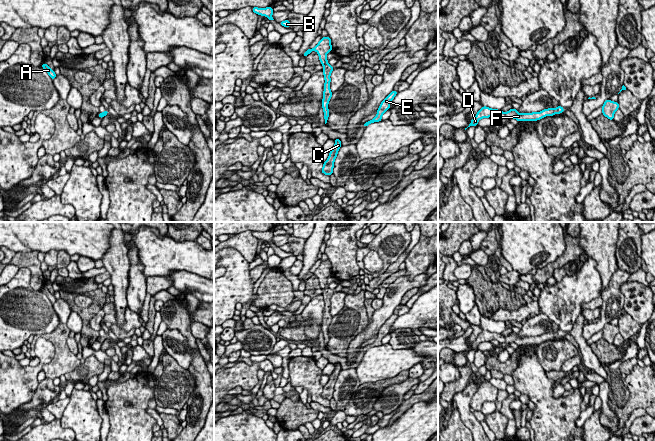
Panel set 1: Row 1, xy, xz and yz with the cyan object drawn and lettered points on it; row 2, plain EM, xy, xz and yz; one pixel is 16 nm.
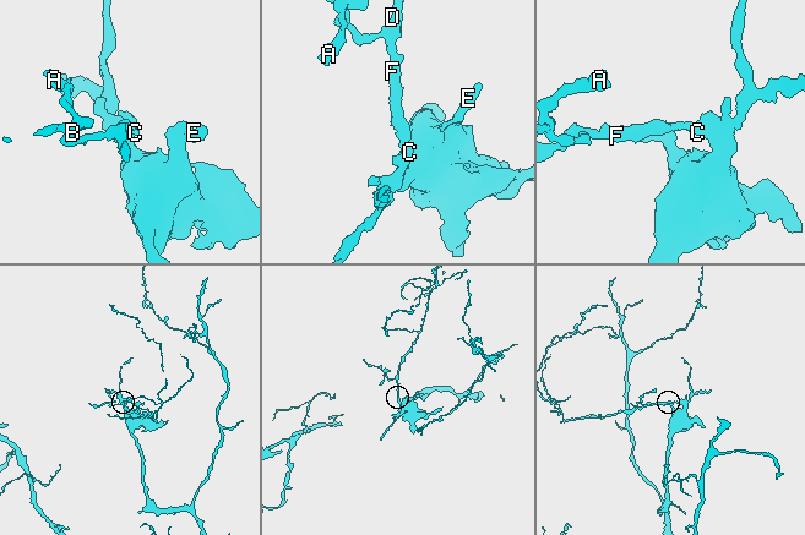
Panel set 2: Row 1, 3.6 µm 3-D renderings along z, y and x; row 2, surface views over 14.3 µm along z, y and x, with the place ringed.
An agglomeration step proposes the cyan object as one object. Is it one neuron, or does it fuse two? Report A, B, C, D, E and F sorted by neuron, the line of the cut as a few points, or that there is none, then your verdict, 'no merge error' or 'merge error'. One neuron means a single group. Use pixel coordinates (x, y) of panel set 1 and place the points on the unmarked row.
A B C D E F; no cut; no merge error

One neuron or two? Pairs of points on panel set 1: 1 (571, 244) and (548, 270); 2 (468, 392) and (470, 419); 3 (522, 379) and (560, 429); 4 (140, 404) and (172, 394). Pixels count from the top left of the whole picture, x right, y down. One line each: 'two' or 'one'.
1: one
2: one
3: one
4: two

